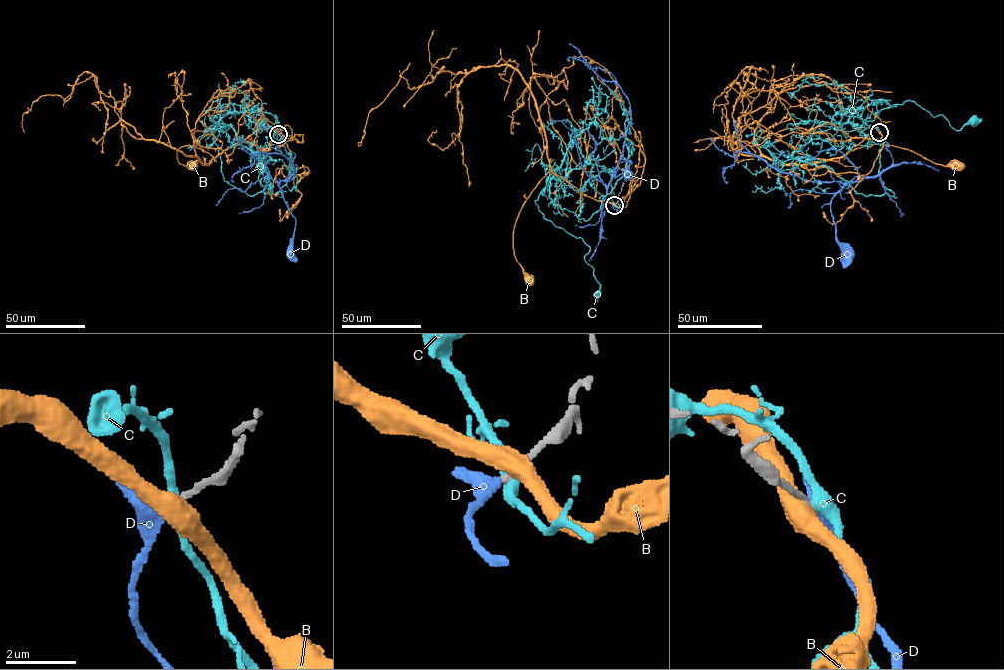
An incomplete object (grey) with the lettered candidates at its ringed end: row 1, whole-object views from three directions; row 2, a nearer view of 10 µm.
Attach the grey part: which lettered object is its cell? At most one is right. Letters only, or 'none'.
D

